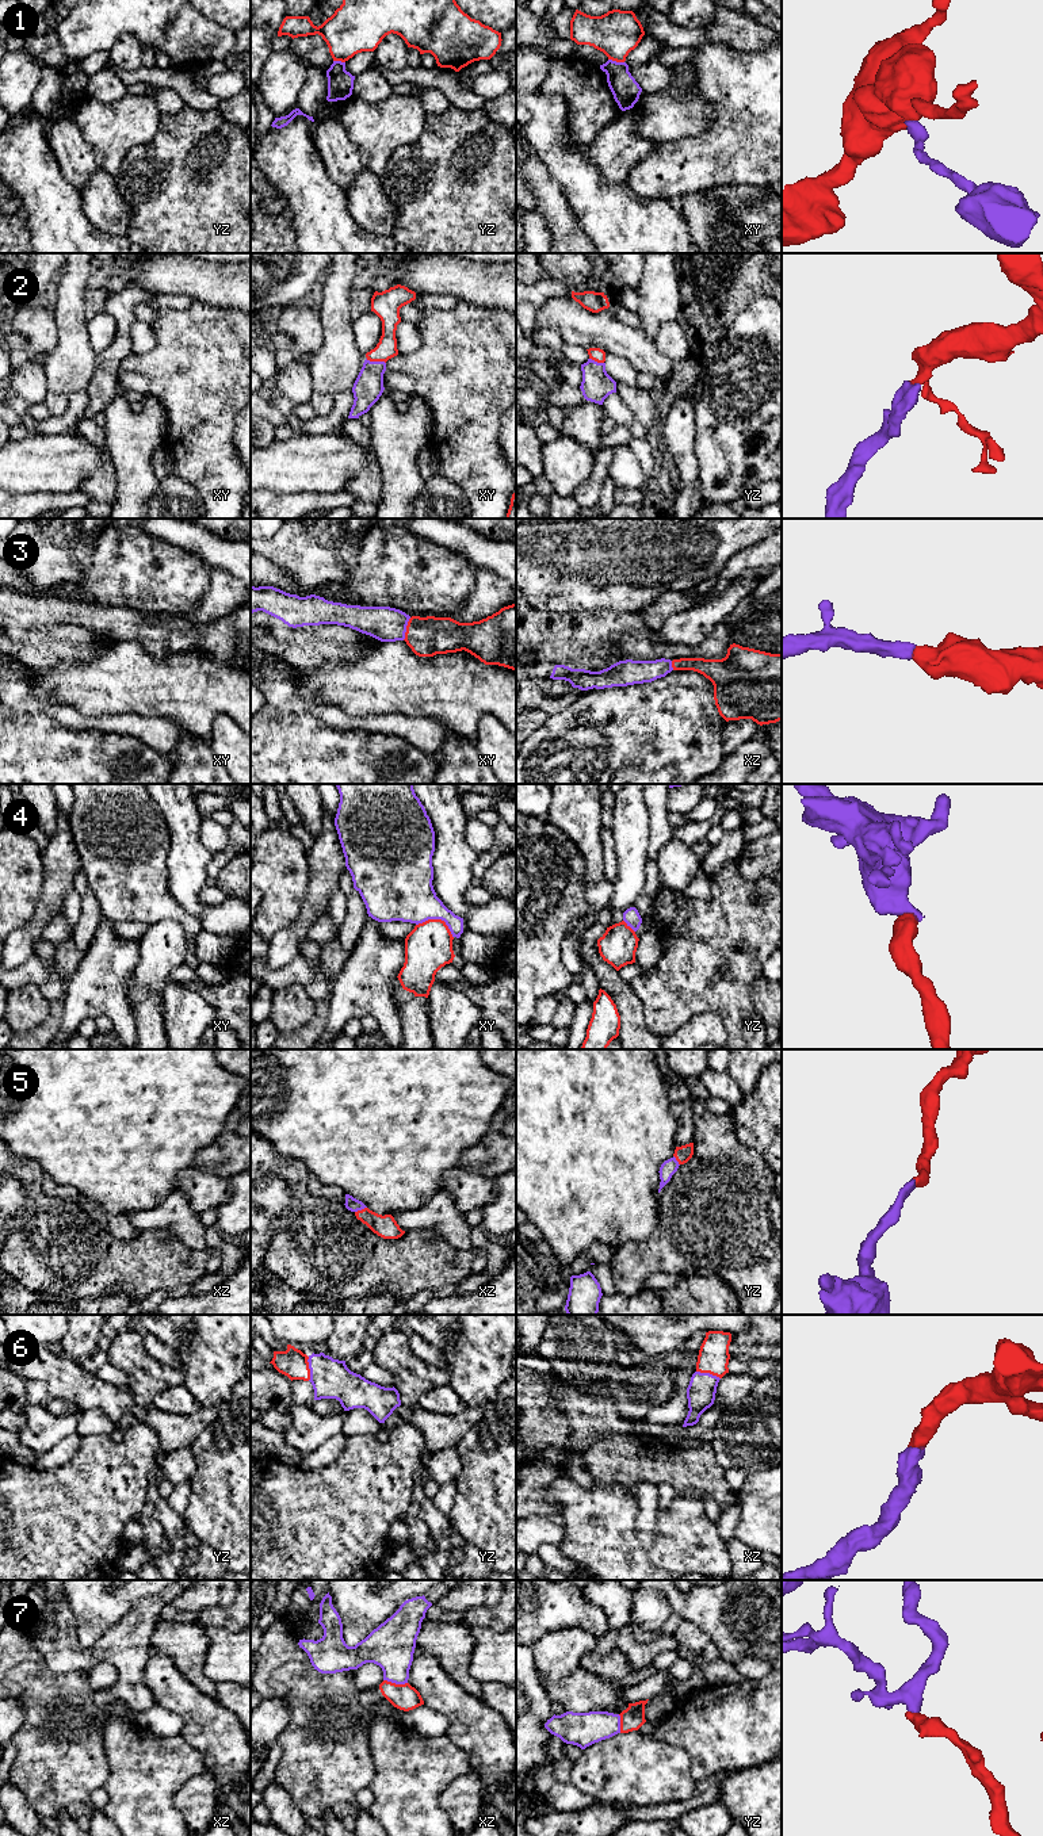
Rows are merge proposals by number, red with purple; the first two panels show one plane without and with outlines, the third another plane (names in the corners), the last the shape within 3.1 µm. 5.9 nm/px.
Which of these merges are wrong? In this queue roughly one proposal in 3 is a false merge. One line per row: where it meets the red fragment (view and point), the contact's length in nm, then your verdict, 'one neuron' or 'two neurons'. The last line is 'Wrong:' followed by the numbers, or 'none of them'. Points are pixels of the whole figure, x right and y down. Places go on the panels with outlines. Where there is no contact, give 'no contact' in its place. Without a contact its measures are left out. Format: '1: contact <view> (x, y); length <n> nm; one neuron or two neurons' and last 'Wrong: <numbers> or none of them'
1: contact xy (616, 61); length 100 nm; two neurons
2: contact xy (375, 360); length 120 nm; one neuron
3: contact xy (407, 628); length 140 nm; one neuron
4: contact xy (438, 920); length 240 nm; two neurons
5: contact xz (362, 1209); length 80 nm; one neuron
6: contact yz (309, 1369); length 140 nm; one neuron
7: contact xz (394, 1683); length 150 nm; one neuron
Wrong: 1, 4

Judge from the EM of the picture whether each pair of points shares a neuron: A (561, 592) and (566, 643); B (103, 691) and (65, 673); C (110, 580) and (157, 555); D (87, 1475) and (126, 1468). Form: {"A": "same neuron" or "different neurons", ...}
{"A": "different neurons", "B": "same neuron", "C": "same neuron", "D": "same neuron"}

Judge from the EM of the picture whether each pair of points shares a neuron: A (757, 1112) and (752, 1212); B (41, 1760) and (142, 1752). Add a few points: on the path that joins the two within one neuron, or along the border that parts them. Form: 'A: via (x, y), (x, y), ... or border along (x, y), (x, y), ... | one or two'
A: border along (734, 1124), (737, 1138), (767, 1163) | two
B: border along (106, 1722), (103, 1751), (109, 1778), (102, 1786) | two

